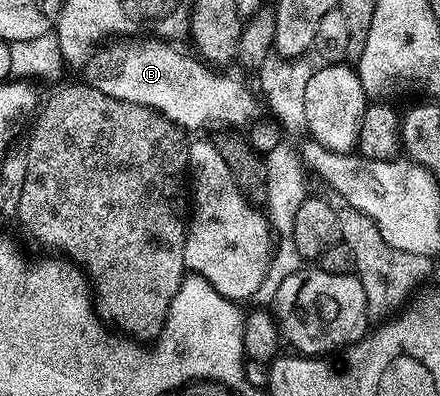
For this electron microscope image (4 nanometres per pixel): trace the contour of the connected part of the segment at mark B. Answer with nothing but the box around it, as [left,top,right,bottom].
[93,41,264,133]

